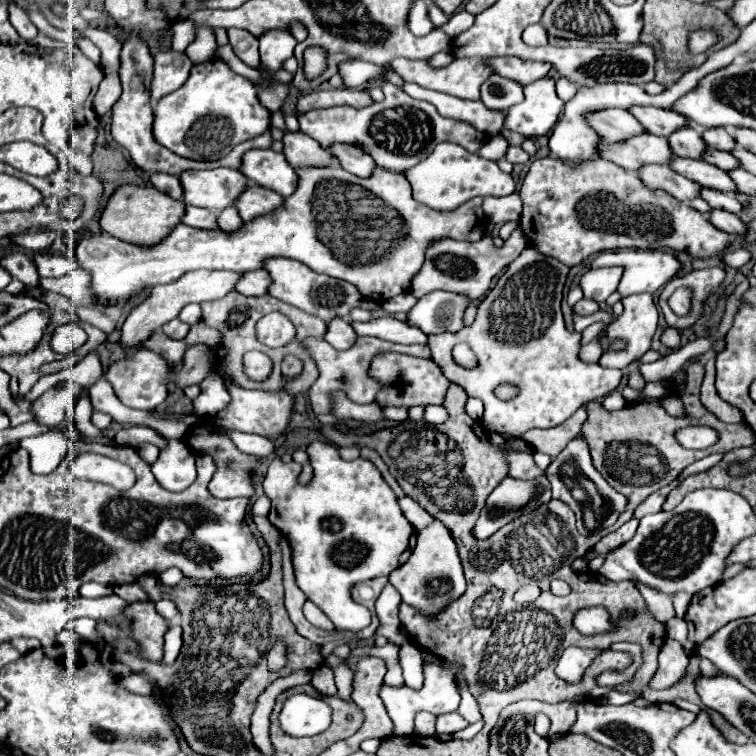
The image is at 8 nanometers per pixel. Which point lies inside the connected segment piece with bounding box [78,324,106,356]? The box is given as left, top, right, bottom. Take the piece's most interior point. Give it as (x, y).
(95, 337)

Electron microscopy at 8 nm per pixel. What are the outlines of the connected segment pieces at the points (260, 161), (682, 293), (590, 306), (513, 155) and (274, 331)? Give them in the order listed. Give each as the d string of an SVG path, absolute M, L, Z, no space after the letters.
M252 148L242 156L240 172L258 186L278 192L280 196L290 196L296 190L296 172L288 166L286 158L280 152L270 148Z
M678 288L672 298L670 298L670 308L676 312L676 314L686 314L690 310L690 292L684 290L684 288Z
M584 298L574 306L574 312L576 312L576 314L582 314L582 316L594 314L594 312L598 312L598 310L600 310L600 306L598 306L594 300L584 300Z
M509 146L506 159L512 164L525 164L529 161L530 155L521 147Z
M272 312L258 320L256 336L262 344L270 348L282 348L284 344L290 344L296 338L296 328L284 314Z

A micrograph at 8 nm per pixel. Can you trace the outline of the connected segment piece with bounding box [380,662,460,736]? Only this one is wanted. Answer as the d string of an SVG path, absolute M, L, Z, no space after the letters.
M424 662L424 686L420 690L408 688L406 684L402 684L402 686L384 684L380 688L380 698L386 706L390 720L394 722L392 734L394 736L410 736L410 734L414 734L414 718L418 712L430 712L434 716L454 712L460 704L460 686L458 686L452 670L448 670L436 662Z

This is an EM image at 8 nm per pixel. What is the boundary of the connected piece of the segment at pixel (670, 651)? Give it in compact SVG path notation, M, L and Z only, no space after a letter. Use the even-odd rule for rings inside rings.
M666 640L660 649L658 656L658 670L654 674L654 678L650 680L648 688L652 690L666 690L672 688L674 684L678 684L686 672L688 672L688 658L684 656L682 650L678 650L680 642L676 640Z

